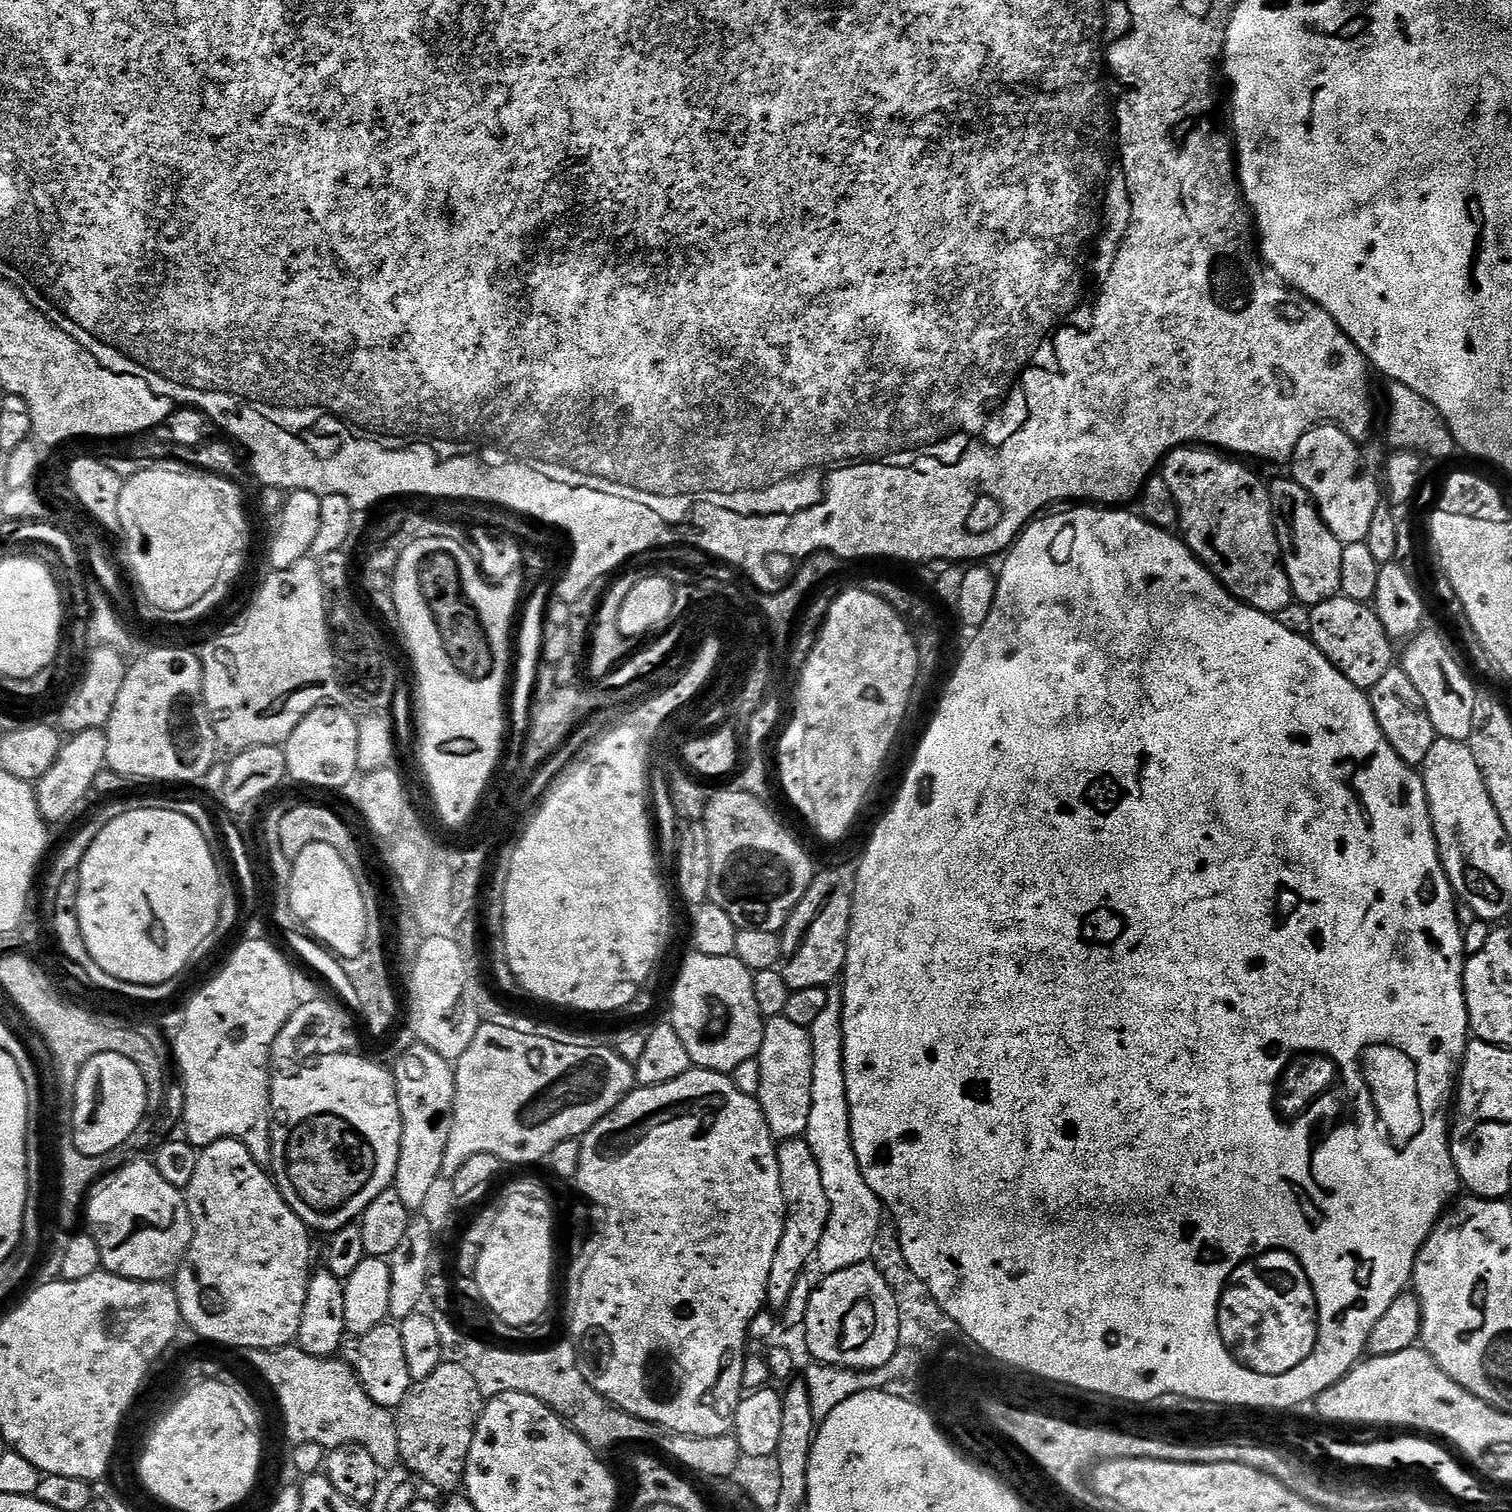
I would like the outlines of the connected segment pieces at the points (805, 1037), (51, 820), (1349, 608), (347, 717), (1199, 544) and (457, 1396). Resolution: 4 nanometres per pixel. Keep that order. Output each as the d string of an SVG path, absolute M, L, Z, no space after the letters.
M785 1016L771 1017L764 1025L764 1037L759 1054L762 1082L758 1086L760 1109L766 1118L766 1126L772 1131L772 1139L777 1142L803 1137L810 1122L810 1082L814 1078L814 1054L812 1053L812 1033L802 1026L794 1026Z
M95 728L94 730L86 730L85 732L77 732L71 738L65 739L60 745L60 753L54 762L54 766L50 766L50 770L46 770L46 774L42 774L39 780L35 781L36 801L38 802L38 810L43 814L45 821L49 825L55 826L59 820L64 820L80 803L84 800L84 795L92 788L92 783L100 776L100 771L105 771L108 759L106 758L106 738L107 731Z
M1342 594L1331 596L1326 602L1315 605L1310 614L1311 641L1354 686L1370 690L1394 666L1393 641L1376 616L1375 607L1362 600L1351 600Z
M321 706L306 714L282 745L288 776L312 788L344 788L352 779L353 783L358 776L359 729L357 717L345 708Z
M1185 446L1168 453L1162 464L1162 475L1176 499L1180 511L1178 528L1188 549L1237 600L1257 608L1259 612L1275 614L1293 603L1294 597L1276 537L1276 522L1272 519L1268 484L1260 481L1250 469L1235 462L1240 463L1216 450Z
M442 1363L430 1378L415 1381L396 1416L402 1464L436 1488L459 1485L485 1403L486 1398L478 1390L472 1368L463 1364Z

